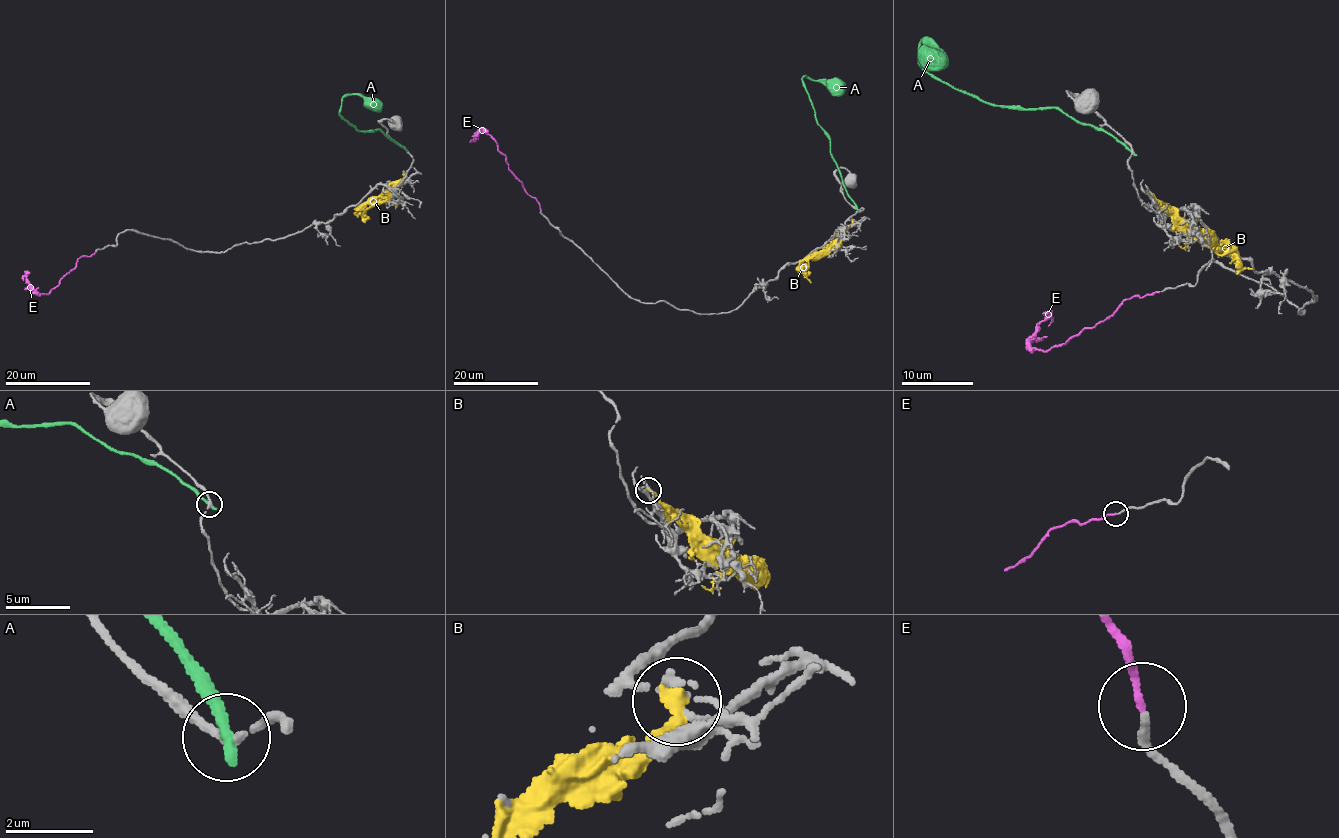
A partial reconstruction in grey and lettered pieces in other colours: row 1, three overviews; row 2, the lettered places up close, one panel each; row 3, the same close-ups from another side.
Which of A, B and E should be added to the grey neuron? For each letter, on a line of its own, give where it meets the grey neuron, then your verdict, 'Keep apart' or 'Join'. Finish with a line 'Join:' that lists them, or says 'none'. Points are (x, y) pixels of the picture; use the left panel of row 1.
A: Touches grey at (407, 151). Keep apart
B: Touches grey at (404, 175). Keep apart
E: Touches grey at (96, 252). Join
Join: E

